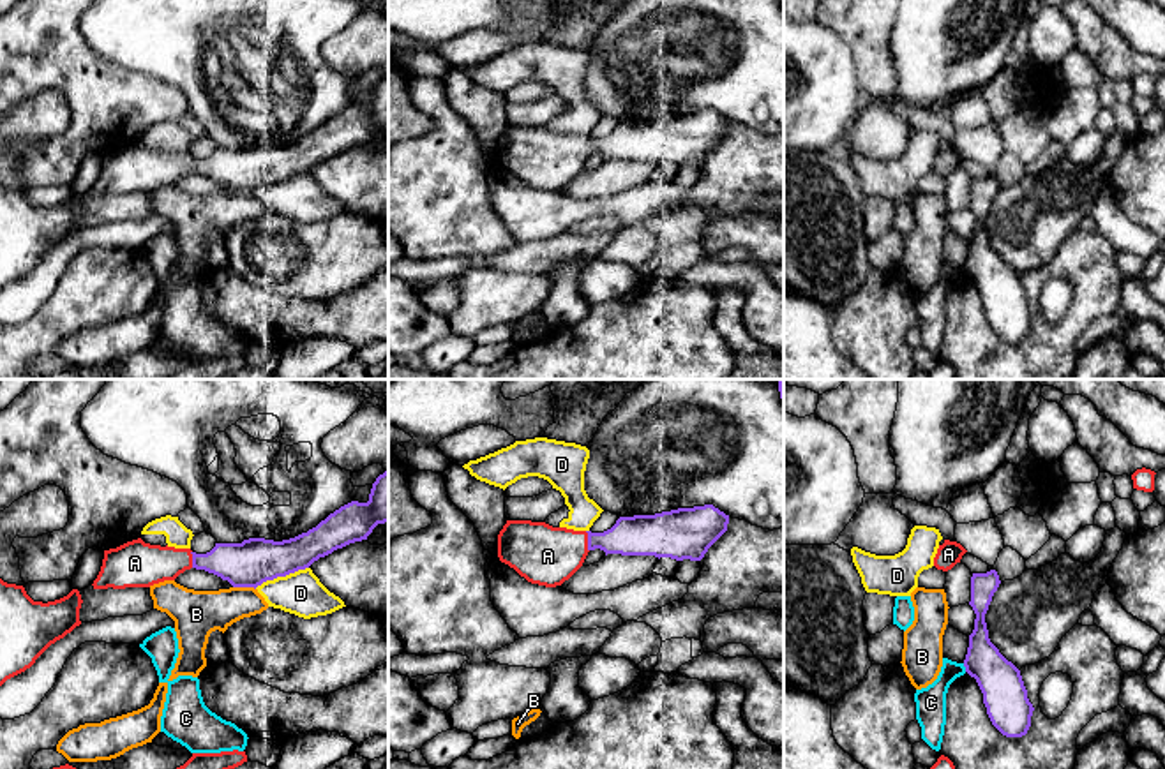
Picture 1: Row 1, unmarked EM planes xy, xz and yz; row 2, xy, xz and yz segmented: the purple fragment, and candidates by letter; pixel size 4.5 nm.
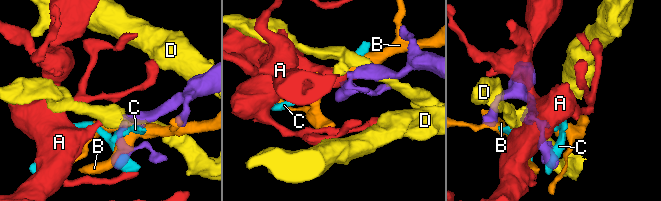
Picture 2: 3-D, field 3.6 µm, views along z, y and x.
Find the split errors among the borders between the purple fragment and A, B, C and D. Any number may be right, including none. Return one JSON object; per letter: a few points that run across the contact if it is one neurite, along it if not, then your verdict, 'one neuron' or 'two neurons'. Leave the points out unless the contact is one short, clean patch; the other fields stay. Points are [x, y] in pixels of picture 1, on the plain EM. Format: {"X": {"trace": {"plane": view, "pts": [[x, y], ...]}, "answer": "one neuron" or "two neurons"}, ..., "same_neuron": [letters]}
{"A": {"answer": "one neuron"}, "B": {"answer": "two neurons"}, "C": {"trace": {"plane": "yz", "pts": [[962, 268], [966, 276]]}, "answer": "two neurons"}, "D": {"answer": "two neurons"}, "same_neuron": ["A"]}

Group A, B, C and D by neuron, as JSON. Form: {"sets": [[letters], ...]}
{"sets": [["A"], ["B"], ["C"], ["D"]]}

